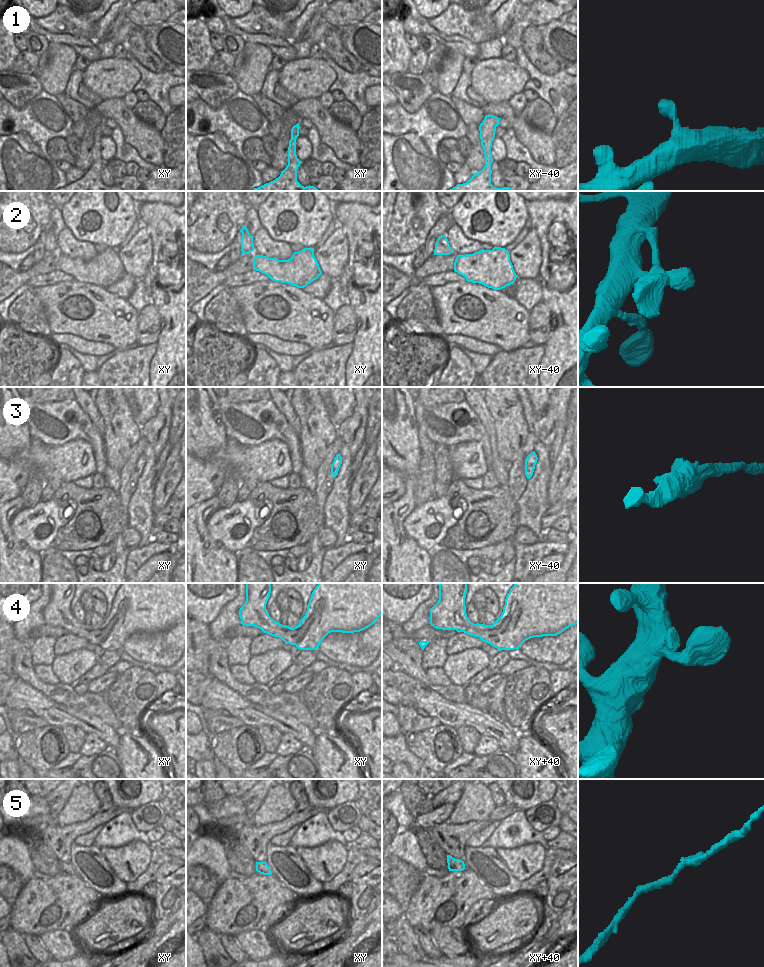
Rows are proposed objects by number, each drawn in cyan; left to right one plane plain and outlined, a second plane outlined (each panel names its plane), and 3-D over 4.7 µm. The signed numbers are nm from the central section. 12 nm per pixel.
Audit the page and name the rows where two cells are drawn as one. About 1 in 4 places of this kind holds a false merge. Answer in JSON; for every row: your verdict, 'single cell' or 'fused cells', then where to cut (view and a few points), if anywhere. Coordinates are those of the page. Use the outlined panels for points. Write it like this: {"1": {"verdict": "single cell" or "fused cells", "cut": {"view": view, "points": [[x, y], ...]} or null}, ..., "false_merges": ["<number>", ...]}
{"1": {"verdict": "single cell", "cut": null}, "2": {"verdict": "single cell", "cut": null}, "3": {"verdict": "single cell", "cut": null}, "4": {"verdict": "single cell", "cut": null}, "5": {"verdict": "single cell", "cut": null}, "false_merges": []}

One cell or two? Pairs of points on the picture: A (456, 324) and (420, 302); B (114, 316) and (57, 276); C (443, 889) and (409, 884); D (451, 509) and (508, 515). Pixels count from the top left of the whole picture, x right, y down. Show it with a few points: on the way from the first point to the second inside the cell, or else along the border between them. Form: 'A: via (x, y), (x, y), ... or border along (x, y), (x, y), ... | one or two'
A: border along (430, 289), (442, 333) | two
B: border along (74, 279), (59, 281), (42, 287) | two
C: border along (424, 874), (407, 906) | two
D: border along (447, 495), (466, 503), (450, 528) | two

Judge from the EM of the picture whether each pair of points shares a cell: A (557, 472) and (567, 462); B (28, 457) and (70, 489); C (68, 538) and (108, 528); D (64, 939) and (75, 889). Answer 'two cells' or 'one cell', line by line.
A: one cell
B: two cells
C: one cell
D: two cells

